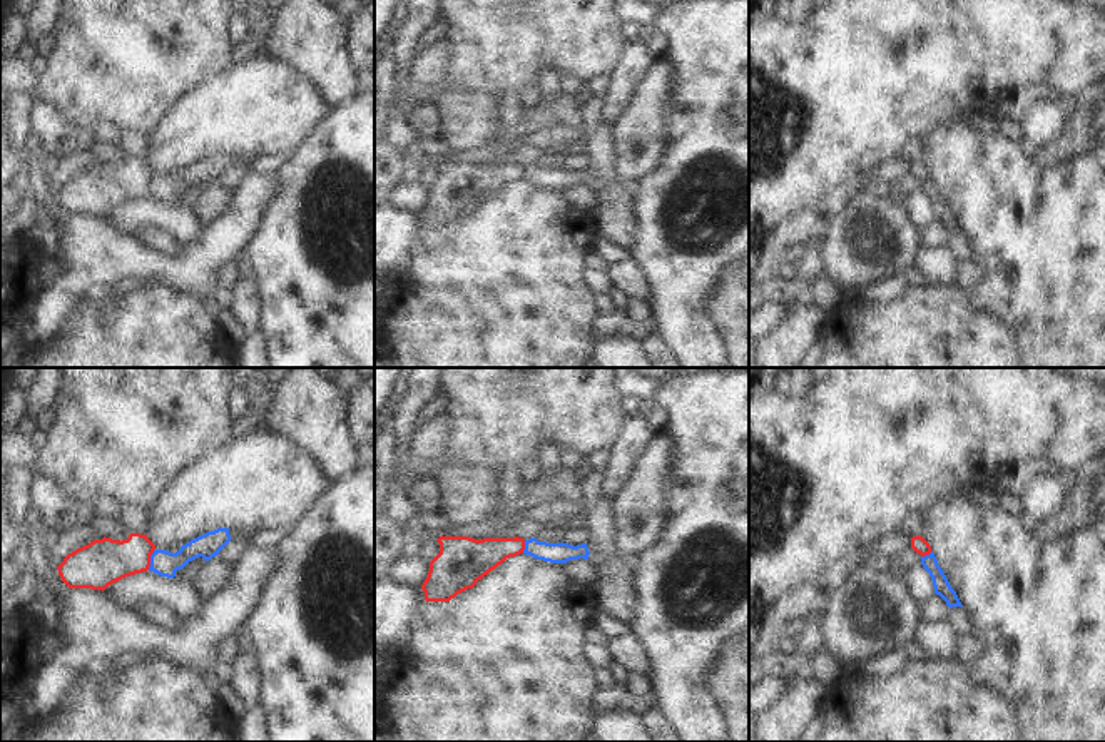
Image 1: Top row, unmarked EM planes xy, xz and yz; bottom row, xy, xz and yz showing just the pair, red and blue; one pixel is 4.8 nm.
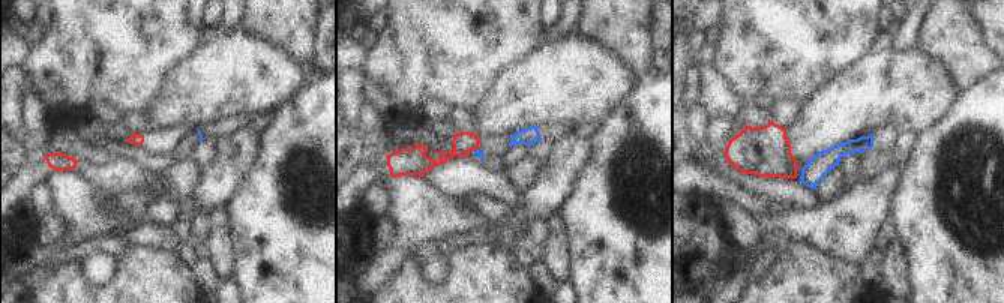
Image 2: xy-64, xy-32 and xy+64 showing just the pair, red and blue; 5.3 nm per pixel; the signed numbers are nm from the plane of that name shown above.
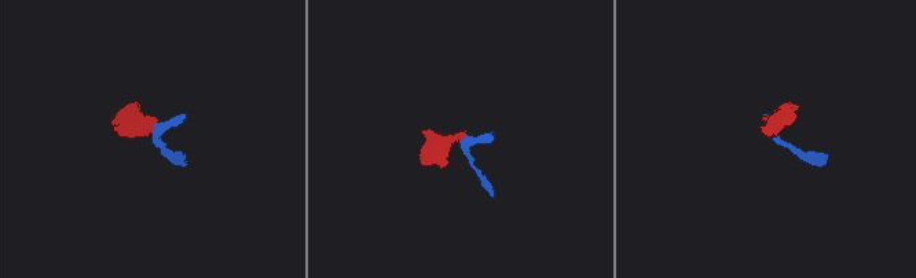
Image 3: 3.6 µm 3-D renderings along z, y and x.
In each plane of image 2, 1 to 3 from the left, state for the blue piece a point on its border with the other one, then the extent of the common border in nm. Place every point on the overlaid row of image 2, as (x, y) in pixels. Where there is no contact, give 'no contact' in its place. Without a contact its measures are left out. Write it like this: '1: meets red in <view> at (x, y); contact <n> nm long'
1: no contact
2: no contact
3: no contact

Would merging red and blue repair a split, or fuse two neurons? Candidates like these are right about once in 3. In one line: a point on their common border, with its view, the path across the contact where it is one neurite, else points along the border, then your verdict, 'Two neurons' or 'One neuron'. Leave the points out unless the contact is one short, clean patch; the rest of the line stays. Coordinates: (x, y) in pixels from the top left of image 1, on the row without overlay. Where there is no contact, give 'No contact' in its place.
Touches red at xy (149, 184). Boundary: xy (154, 174), (147, 194). Two neurons

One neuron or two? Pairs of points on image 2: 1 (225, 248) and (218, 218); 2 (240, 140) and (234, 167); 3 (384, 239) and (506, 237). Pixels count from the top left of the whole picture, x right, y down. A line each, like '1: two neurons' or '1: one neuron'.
1: one neuron
2: one neuron
3: two neurons

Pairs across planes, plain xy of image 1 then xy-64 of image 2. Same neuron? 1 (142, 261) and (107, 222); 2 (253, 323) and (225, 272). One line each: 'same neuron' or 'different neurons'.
1: same neuron
2: same neuron

